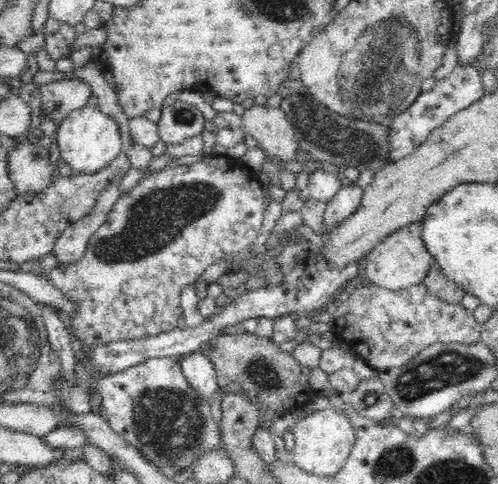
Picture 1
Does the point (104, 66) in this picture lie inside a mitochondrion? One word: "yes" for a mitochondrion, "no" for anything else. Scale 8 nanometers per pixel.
no

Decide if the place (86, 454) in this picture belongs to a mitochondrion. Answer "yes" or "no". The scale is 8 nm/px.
no

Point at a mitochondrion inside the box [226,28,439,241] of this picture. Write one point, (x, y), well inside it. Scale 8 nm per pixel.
(360, 143)

